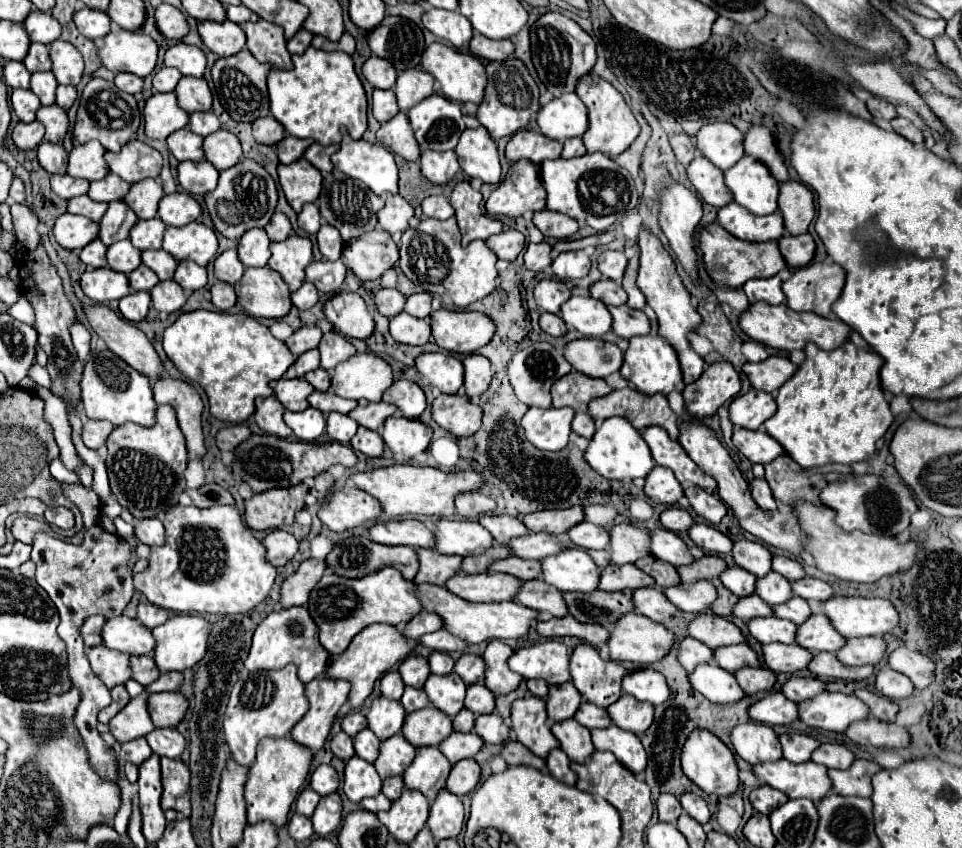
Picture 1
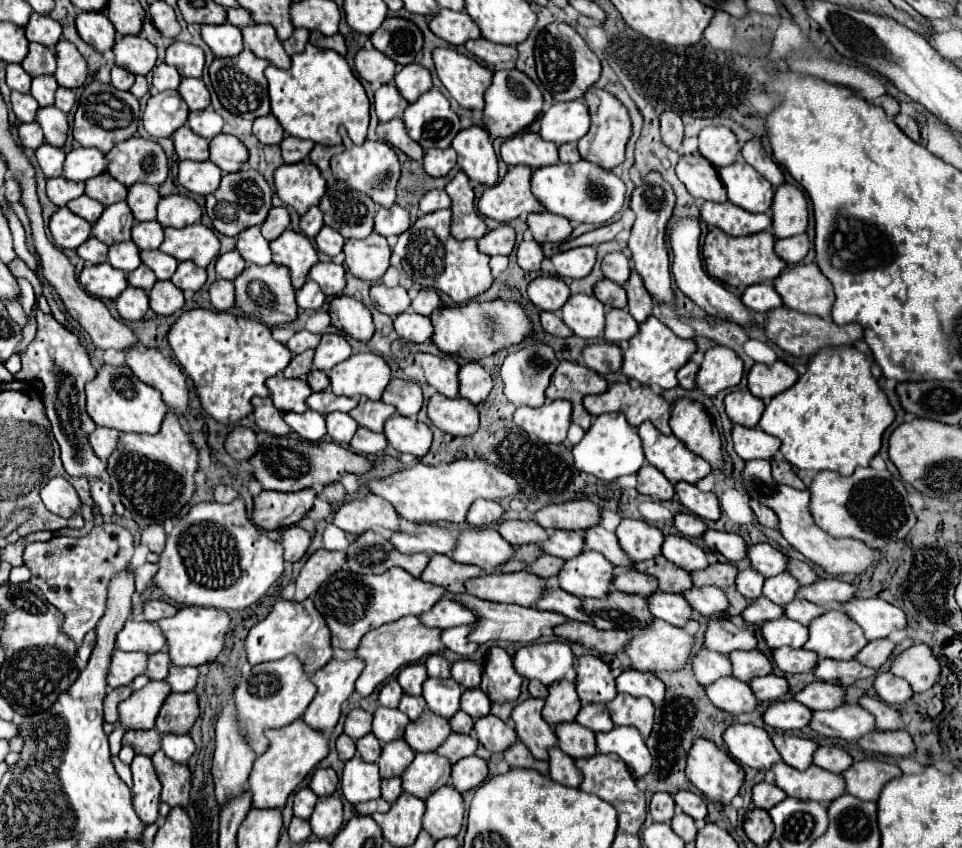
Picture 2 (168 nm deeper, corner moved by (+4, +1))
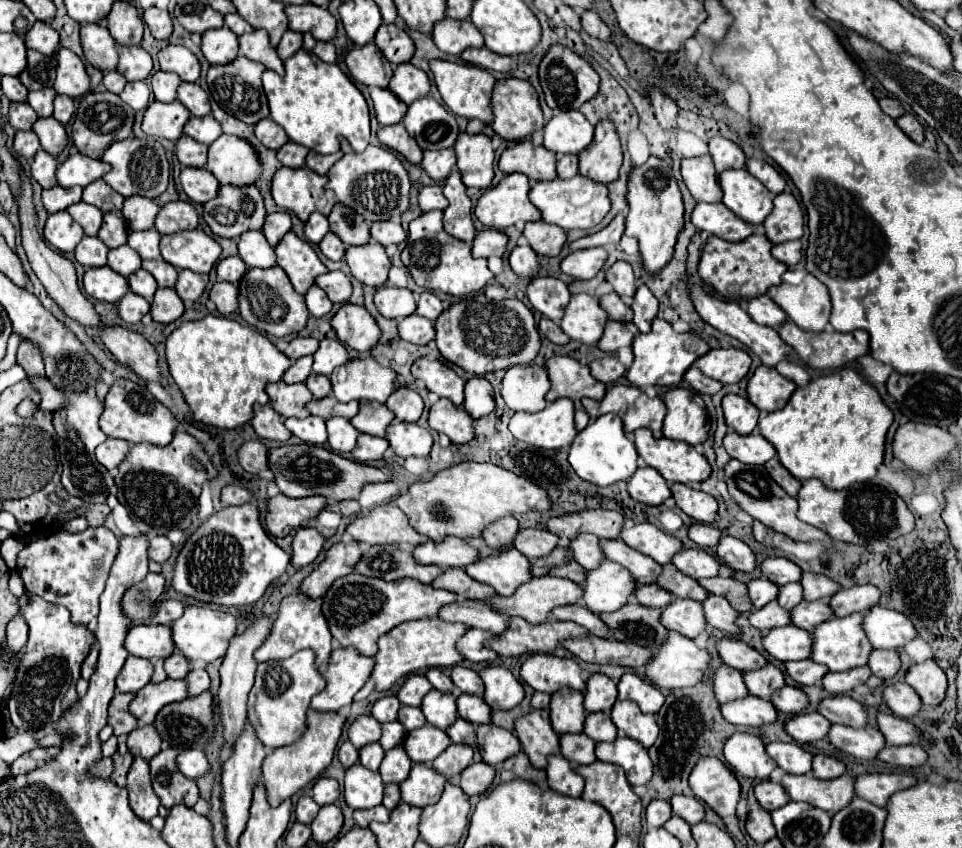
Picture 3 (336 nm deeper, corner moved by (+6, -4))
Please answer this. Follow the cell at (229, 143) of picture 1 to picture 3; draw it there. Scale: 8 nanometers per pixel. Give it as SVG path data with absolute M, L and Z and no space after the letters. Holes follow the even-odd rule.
M221 134L209 146L209 160L205 166L219 184L229 186L249 186L255 184L261 176L261 164L253 146L239 136Z

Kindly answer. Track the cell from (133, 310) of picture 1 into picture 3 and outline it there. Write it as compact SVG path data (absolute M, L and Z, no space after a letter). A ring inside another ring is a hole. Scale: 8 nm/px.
M129 292L121 302L119 302L119 316L127 324L137 324L145 314L149 312L149 302L143 296L137 296Z

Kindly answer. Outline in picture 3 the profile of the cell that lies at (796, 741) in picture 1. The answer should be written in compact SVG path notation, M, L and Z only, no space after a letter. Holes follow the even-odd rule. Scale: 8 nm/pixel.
M771 742L767 746L767 754L777 762L779 768L783 768L789 774L807 774L811 772L811 754L803 750L799 744L791 742Z

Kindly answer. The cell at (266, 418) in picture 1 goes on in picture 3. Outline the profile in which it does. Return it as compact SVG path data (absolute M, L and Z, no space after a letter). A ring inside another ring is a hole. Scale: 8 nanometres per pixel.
M254 404L254 416L251 425L255 428L257 436L263 440L275 440L275 442L287 442L291 438L291 432L283 426L281 416L275 414L275 410L269 404Z

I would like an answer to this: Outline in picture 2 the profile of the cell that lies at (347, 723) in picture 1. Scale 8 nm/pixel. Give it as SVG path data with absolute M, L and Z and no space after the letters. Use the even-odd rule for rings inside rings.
M353 709L345 719L345 733L353 741L357 741L359 737L363 737L371 731L371 721L373 721L371 713L367 713L363 709Z

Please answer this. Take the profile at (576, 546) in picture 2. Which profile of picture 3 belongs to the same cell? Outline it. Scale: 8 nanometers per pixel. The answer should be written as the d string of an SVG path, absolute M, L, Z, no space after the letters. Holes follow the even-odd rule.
M583 534L573 538L569 542L569 548L573 550L575 562L579 562L585 570L597 568L597 564L601 564L601 560L605 558L605 554L601 552L601 540L593 534Z

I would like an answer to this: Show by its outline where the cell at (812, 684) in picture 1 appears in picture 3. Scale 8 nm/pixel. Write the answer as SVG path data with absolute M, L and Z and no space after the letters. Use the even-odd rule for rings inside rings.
M845 694L825 698L819 704L817 712L823 714L831 724L845 724L851 728L863 728L869 724L865 708L857 700L853 700Z

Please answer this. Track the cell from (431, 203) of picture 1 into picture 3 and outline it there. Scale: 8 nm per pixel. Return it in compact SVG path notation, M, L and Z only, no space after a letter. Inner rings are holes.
M425 186L419 192L419 206L423 212L429 210L445 210L447 208L447 198L443 196L441 186Z

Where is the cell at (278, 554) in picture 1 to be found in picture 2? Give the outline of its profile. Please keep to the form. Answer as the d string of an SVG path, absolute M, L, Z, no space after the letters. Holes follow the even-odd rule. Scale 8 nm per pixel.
M293 525L293 527L289 527L289 529L281 535L279 543L281 543L283 549L285 549L283 559L295 563L295 561L299 561L299 559L305 555L305 551L307 551L307 547L309 547L309 543L311 543L311 537L309 537L307 531L303 531L301 527L295 527L295 525Z

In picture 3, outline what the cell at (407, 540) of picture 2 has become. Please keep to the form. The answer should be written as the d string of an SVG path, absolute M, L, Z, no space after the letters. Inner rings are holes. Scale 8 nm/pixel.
M449 536L443 542L427 540L413 550L413 556L419 564L437 564L441 568L465 568L479 560L477 548L455 536Z

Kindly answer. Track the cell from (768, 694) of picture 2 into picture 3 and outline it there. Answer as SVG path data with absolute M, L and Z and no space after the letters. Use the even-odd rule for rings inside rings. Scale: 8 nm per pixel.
M785 686L771 696L773 706L783 714L801 714L809 706L809 698L801 688Z

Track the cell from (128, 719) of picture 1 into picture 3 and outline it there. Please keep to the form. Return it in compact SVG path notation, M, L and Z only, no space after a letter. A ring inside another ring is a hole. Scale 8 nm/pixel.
M167 678L163 682L157 682L157 684L147 684L143 686L135 700L131 702L129 710L131 714L141 722L141 724L153 724L157 712L171 704L171 702L179 702L179 700L185 700L189 694L187 694L187 688L185 688L185 680L173 680L173 678Z

